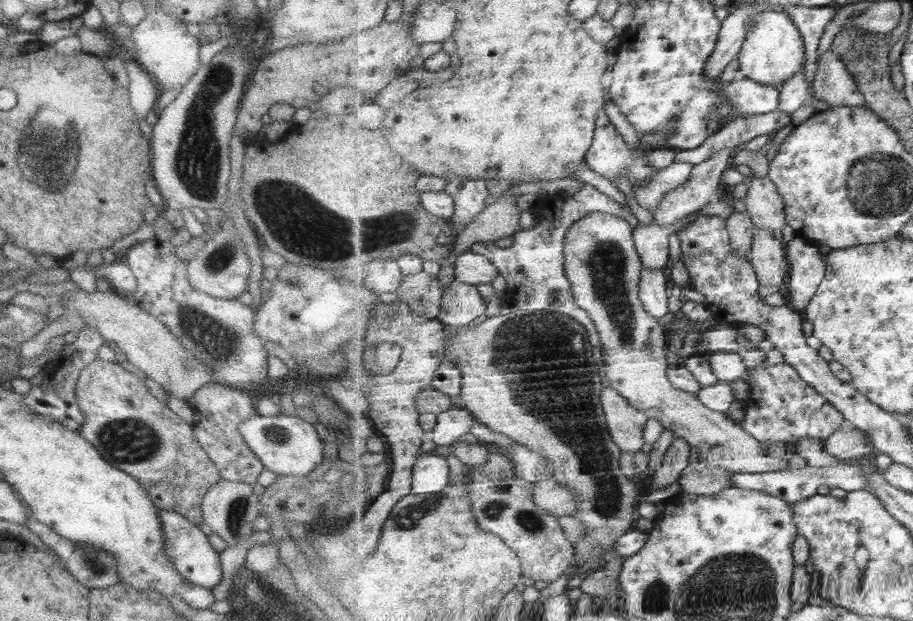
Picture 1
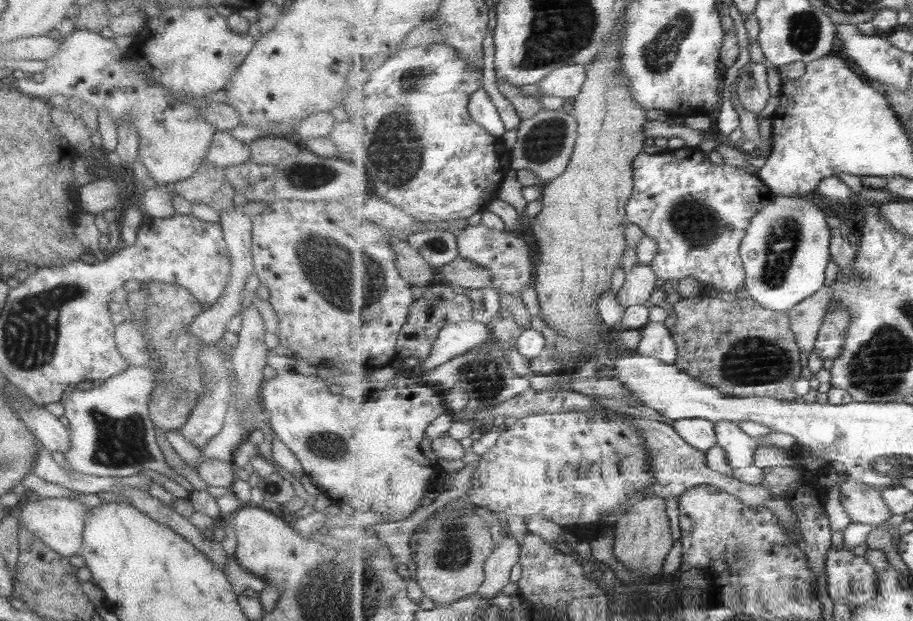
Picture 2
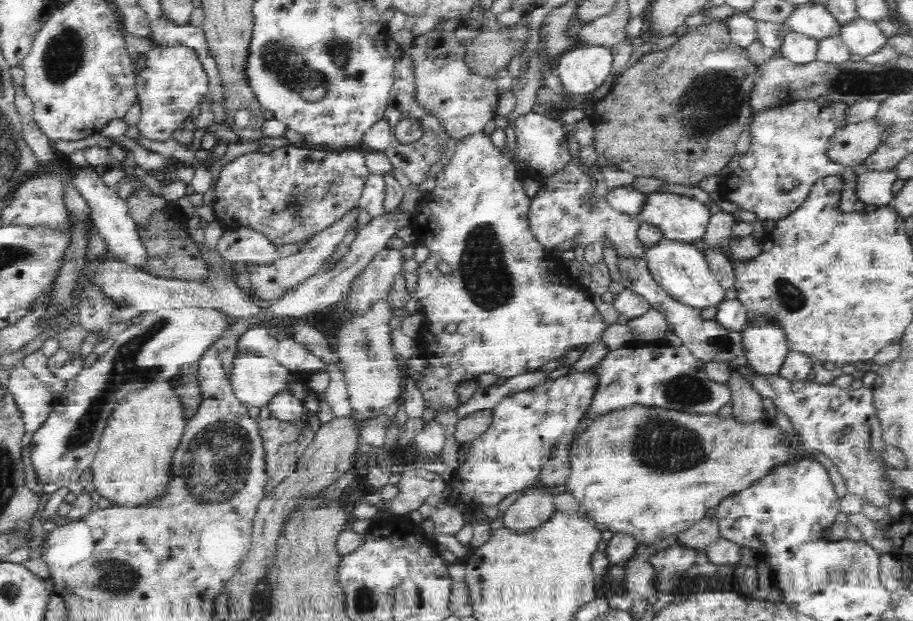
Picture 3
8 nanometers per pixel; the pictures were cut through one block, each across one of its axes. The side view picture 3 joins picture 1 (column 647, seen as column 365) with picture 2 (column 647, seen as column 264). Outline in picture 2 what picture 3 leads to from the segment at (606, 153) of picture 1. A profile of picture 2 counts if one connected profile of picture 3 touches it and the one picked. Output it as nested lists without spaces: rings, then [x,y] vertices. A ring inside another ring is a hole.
[[[683,146],[681,149],[638,154],[634,160],[634,181],[634,191],[626,209],[627,218],[641,227],[646,236],[657,241],[657,258],[651,266],[659,279],[678,283],[685,279],[697,279],[708,288],[713,286],[719,292],[734,296],[745,288],[746,272],[741,258],[741,244],[747,237],[753,218],[778,197],[761,177],[738,166],[726,163],[715,165],[709,160],[708,153],[699,147]]]

